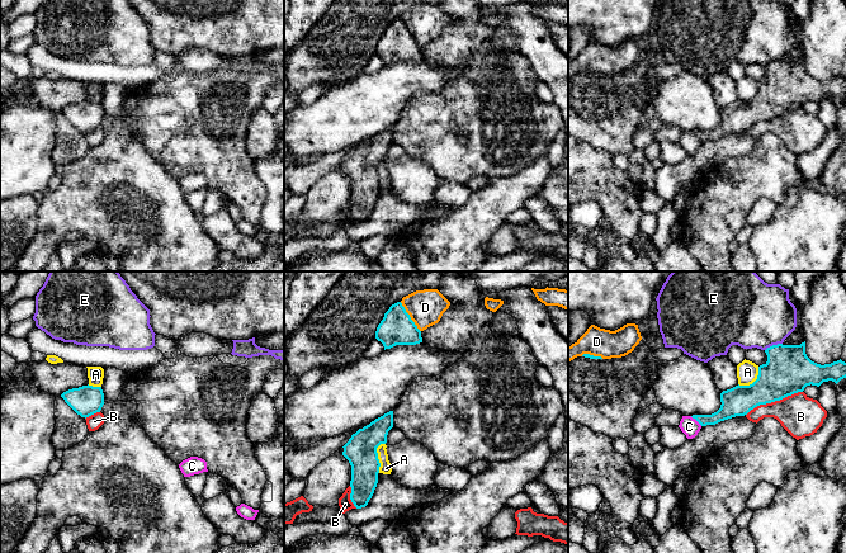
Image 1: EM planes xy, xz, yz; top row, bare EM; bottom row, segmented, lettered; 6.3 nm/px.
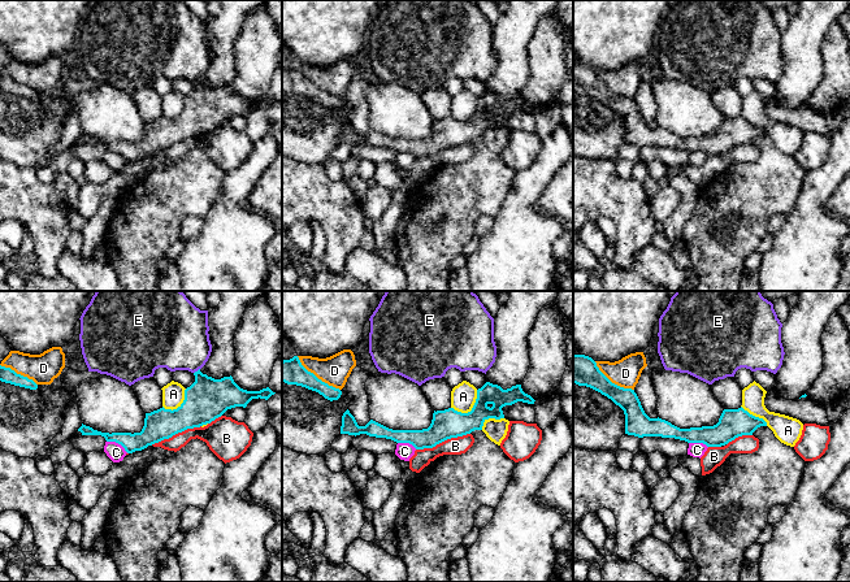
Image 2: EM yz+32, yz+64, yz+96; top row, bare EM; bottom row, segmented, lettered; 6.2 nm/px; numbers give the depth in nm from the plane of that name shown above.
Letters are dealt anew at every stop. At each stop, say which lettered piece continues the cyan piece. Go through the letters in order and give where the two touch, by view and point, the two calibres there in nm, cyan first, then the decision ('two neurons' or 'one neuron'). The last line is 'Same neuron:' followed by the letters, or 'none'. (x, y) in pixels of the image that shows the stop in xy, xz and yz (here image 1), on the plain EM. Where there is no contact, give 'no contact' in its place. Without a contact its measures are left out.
A: xz (377, 173) | 200/80 nm | two neurons
B: yz (774, 117) | 300/260 nm | two neurons
C: yz (696, 136) | 140/110 nm | two neurons
D: xz (410, 33) | 200/220 nm | two neurons
E: yz (773, 61) | 300/400 nm | two neurons
Same neuron: none

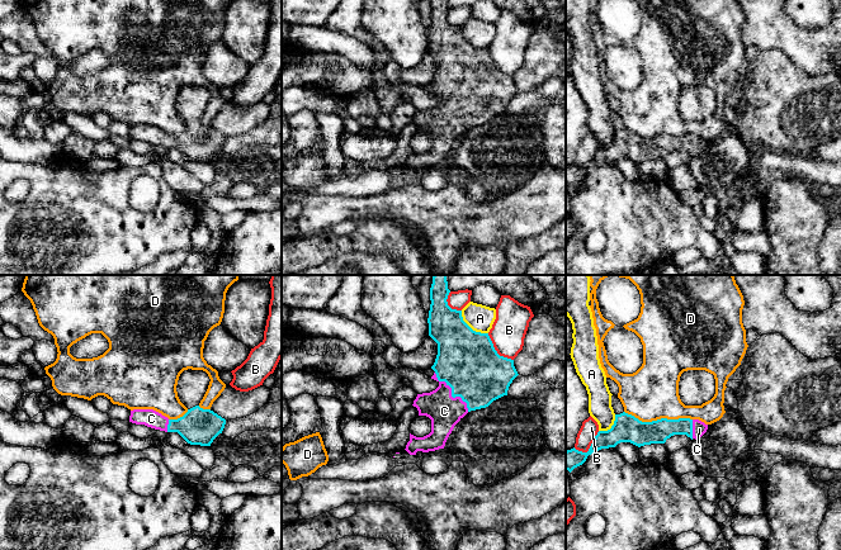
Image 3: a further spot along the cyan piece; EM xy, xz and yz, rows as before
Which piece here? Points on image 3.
A: xz (469, 43) | 380/170 nm | two neurons
B: xz (496, 67) | 380/220 nm | two neurons
C: xz (452, 109) | 380/200 nm | one neuron
D: yz (658, 136) | 180/340 nm | two neurons
Same neuron: C

